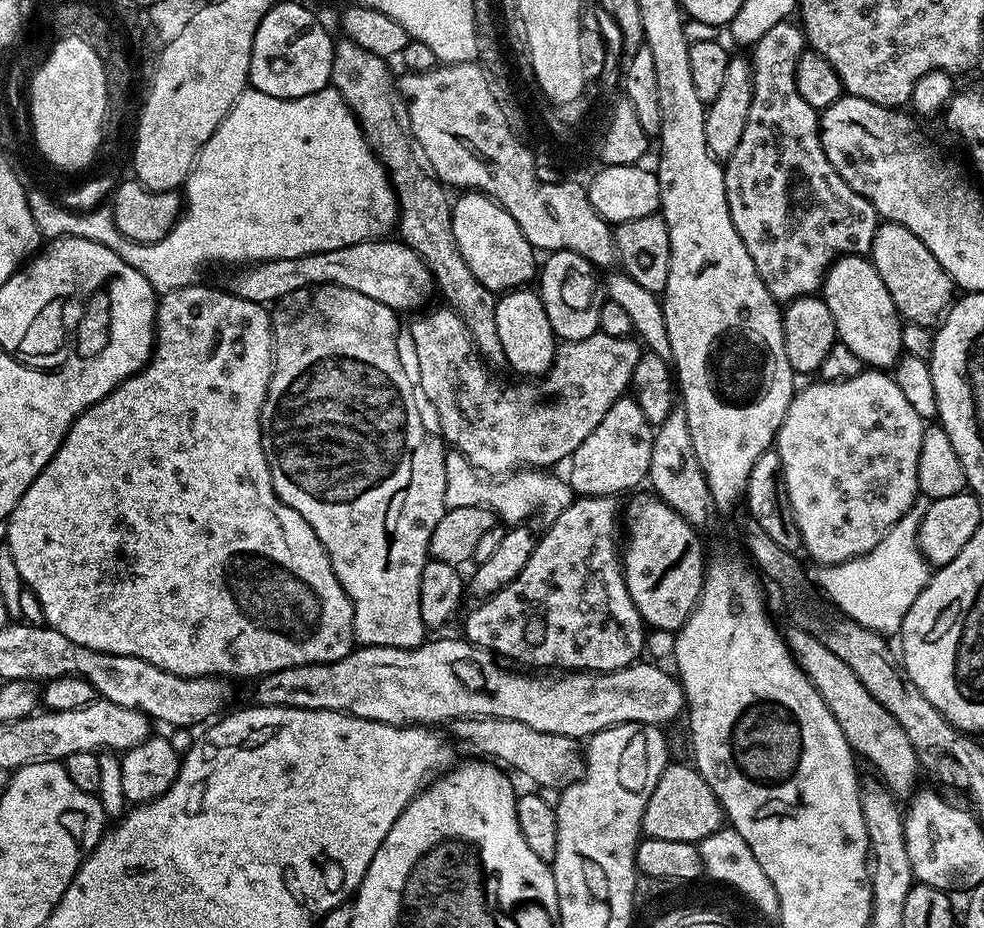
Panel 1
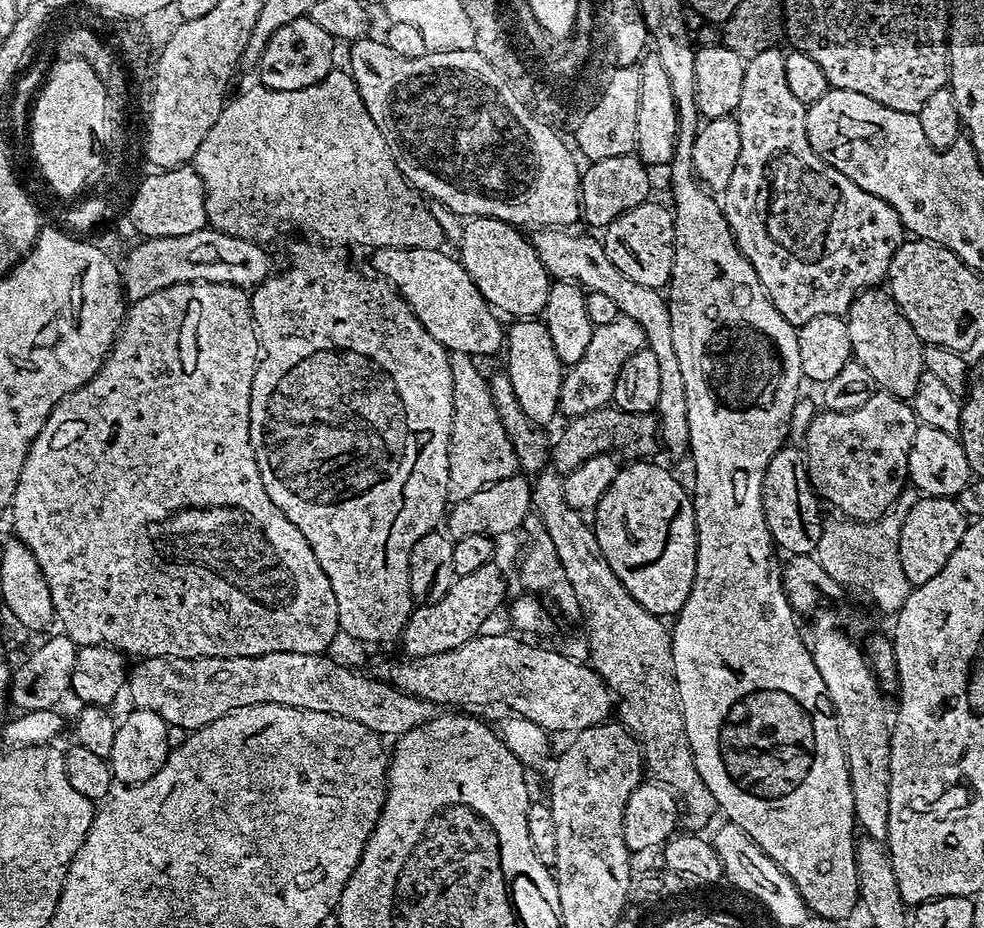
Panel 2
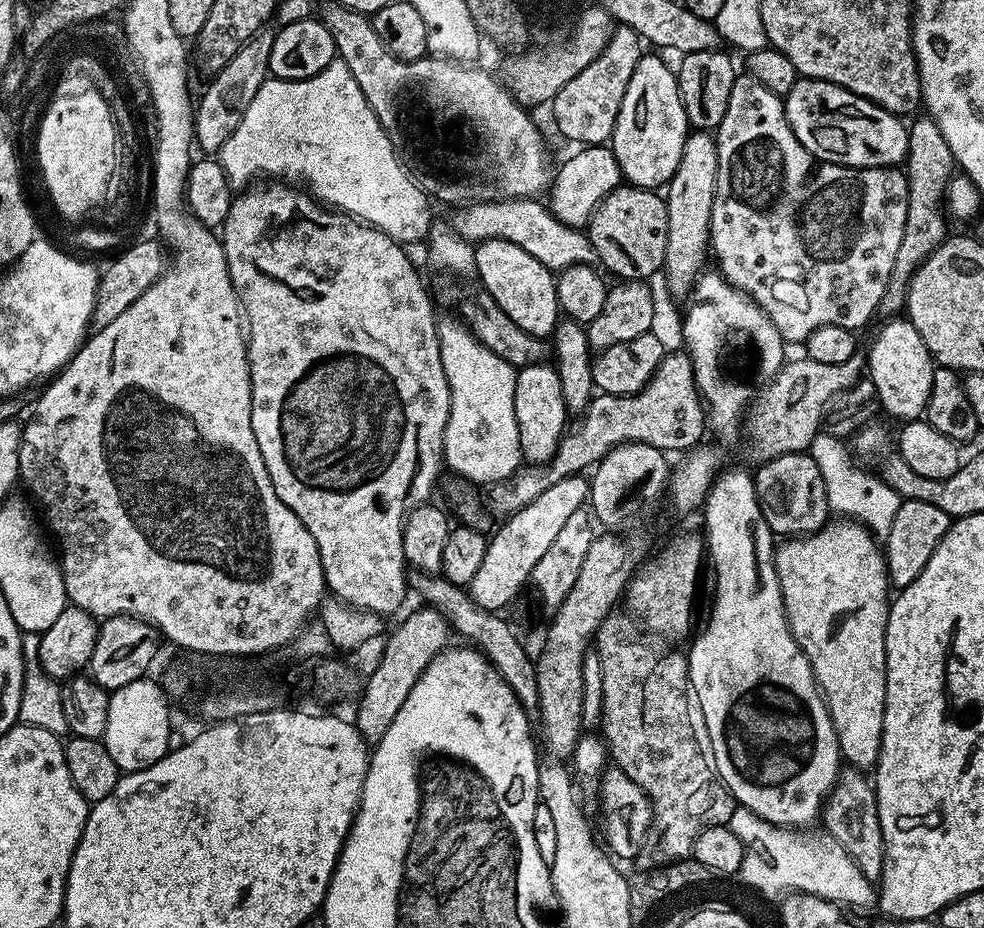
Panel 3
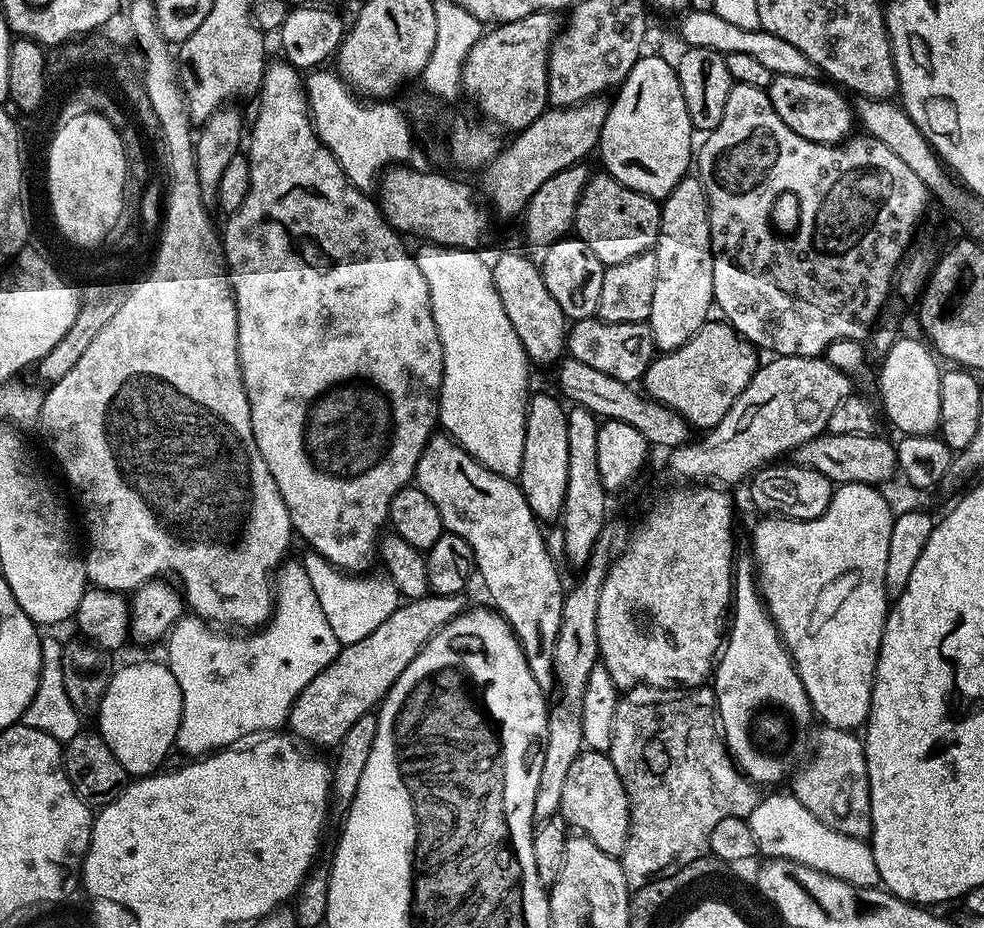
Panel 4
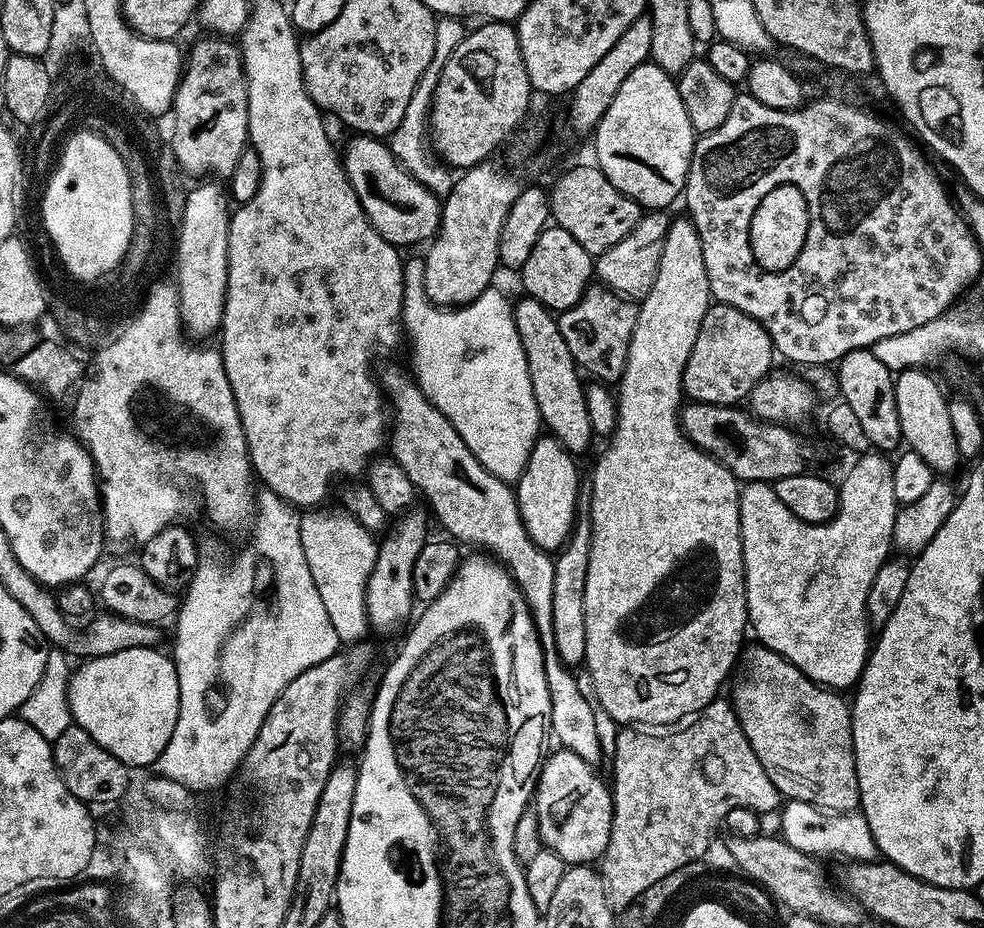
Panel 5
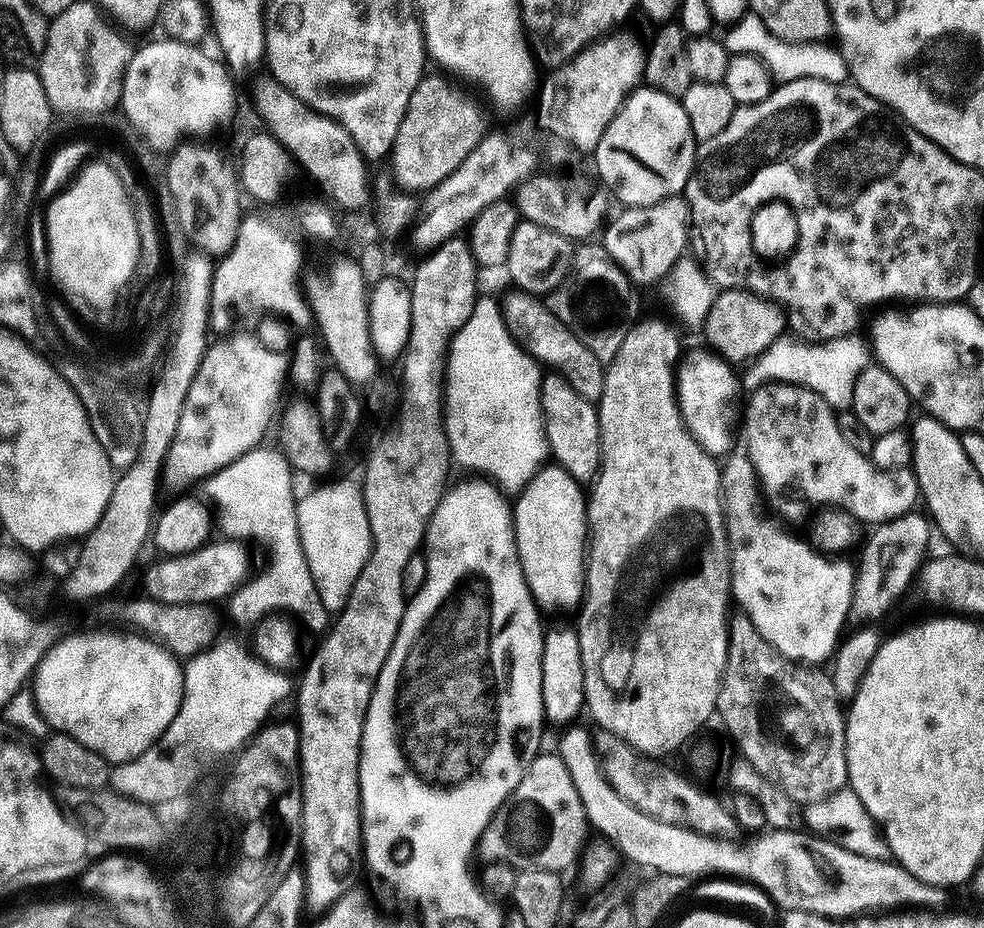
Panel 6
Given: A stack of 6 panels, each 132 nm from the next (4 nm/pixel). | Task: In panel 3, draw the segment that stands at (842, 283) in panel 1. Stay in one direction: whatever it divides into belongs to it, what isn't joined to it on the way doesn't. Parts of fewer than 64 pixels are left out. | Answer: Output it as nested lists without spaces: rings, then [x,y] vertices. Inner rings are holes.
[[[892,318],[889,324],[880,328],[880,333],[872,340],[866,351],[866,372],[876,387],[876,398],[881,409],[884,408],[900,422],[919,420],[928,411],[930,390],[934,386],[937,365],[932,359],[922,334],[904,318]]]

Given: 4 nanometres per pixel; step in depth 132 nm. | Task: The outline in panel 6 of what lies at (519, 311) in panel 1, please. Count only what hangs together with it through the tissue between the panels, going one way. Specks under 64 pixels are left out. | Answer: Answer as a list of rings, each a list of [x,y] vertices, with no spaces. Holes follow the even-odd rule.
[[[559,466],[541,467],[530,478],[530,482],[514,500],[514,531],[516,549],[520,555],[520,565],[532,592],[532,598],[541,609],[562,608],[579,605],[584,599],[584,581],[586,579],[586,545],[590,540],[588,513],[585,493],[580,493],[581,485]]]

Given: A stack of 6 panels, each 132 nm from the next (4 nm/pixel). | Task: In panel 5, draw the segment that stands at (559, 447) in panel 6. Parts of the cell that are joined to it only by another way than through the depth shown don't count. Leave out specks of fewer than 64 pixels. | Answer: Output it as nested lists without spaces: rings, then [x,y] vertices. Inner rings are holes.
[[[531,298],[523,299],[515,301],[512,317],[522,350],[526,354],[530,386],[534,390],[534,402],[538,402],[540,407],[543,427],[556,437],[567,452],[579,454],[594,441],[585,381],[580,381],[581,373],[575,358],[570,354],[570,346],[566,346],[566,338],[562,338],[557,317],[545,304]]]

